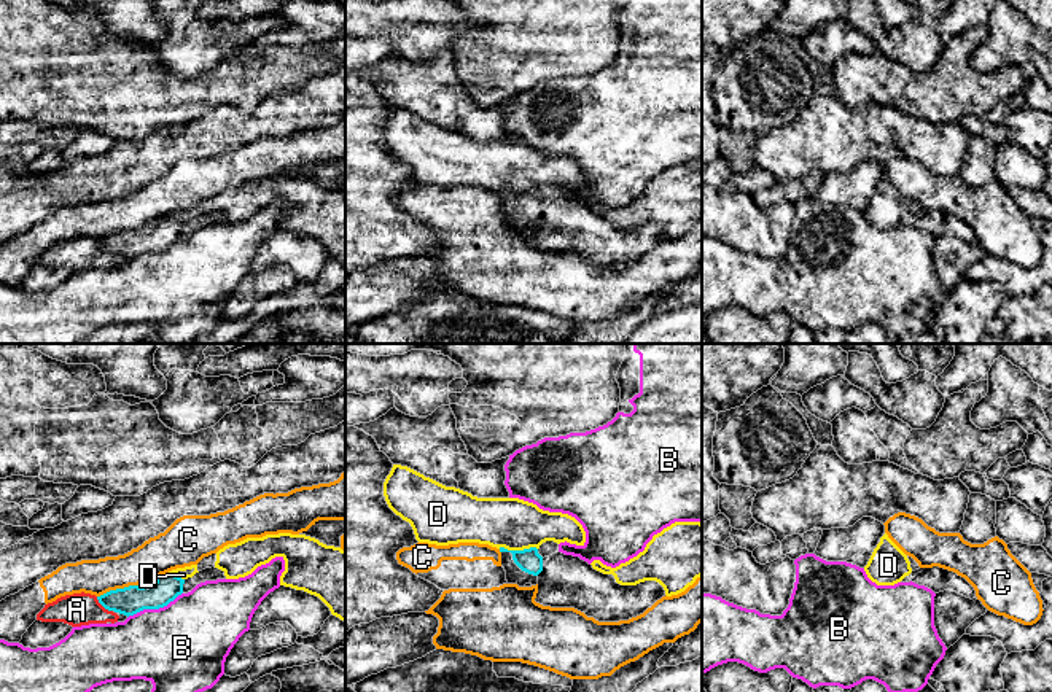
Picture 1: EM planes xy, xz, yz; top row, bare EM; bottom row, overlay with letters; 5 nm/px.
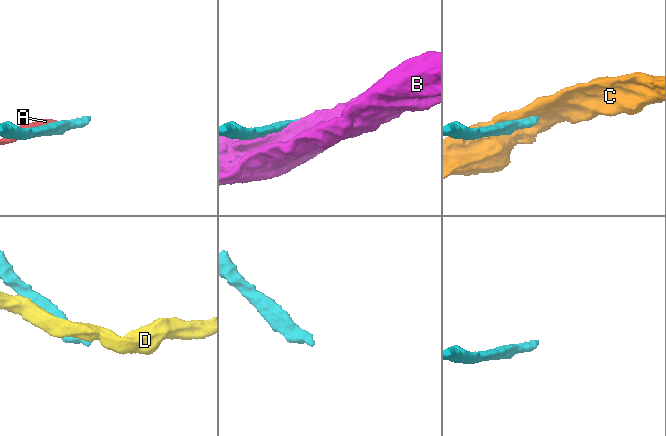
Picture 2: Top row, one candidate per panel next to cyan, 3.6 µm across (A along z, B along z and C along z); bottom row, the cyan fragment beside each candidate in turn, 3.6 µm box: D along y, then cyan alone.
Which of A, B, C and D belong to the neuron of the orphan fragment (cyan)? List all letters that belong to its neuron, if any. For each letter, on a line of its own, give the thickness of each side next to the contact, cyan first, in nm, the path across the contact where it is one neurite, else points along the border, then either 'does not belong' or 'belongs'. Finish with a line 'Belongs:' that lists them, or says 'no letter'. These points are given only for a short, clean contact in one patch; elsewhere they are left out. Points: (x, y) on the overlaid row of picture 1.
A: calibres 140 and 170 nm; border xy (96, 597), (112, 611); does not belong
B: calibres 140 and 440 nm; does not belong
C: calibres 140 and 190 nm; does not belong
D: calibres 120 and 260 nm; does not belong
Belongs: no letter

